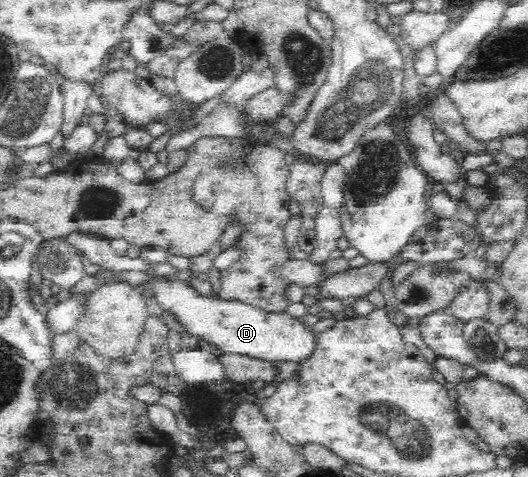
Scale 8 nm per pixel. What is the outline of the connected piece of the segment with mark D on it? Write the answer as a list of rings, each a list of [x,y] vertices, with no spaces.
[[[157,278],[157,281],[159,282],[155,288],[155,294],[160,305],[163,305],[164,309],[171,311],[179,319],[179,322],[184,324],[190,336],[203,338],[206,342],[214,344],[217,349],[222,350],[224,354],[237,354],[267,362],[300,363],[312,357],[314,351],[316,351],[318,336],[314,335],[314,330],[306,325],[301,317],[293,317],[288,312],[268,313],[252,305],[224,301],[216,297],[201,296],[194,288],[178,280],[165,282],[161,278]]]

